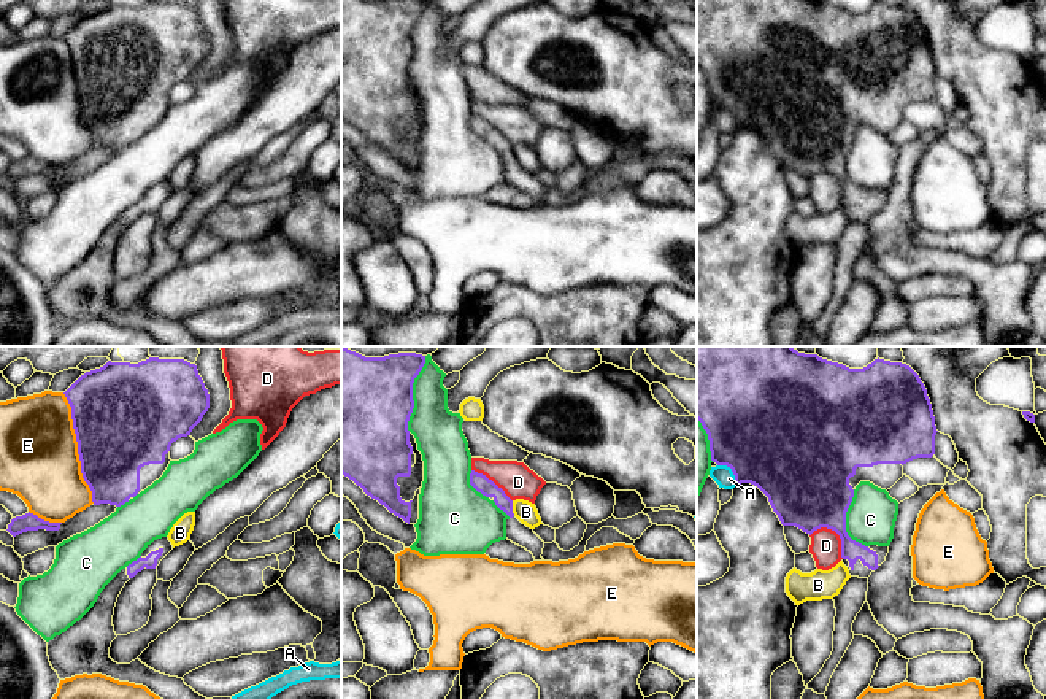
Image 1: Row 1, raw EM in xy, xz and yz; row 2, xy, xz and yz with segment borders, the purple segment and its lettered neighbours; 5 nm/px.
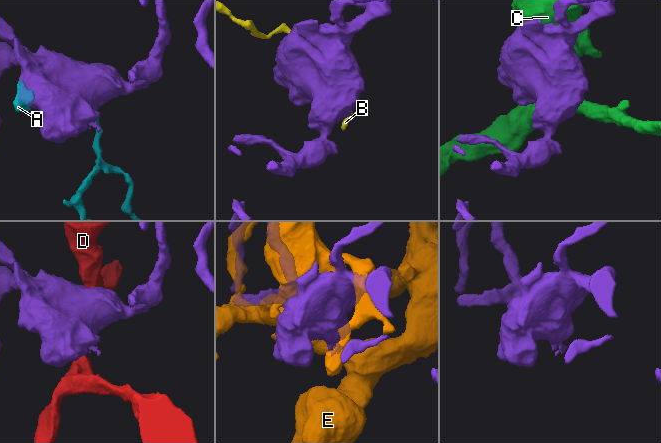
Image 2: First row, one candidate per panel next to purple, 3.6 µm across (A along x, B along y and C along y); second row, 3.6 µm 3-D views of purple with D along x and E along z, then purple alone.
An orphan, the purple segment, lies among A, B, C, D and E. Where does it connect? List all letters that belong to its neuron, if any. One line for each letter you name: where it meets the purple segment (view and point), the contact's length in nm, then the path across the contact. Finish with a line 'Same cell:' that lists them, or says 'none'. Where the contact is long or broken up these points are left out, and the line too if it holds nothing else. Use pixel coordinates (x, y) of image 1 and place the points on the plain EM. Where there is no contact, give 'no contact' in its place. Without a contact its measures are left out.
Same cell: none

